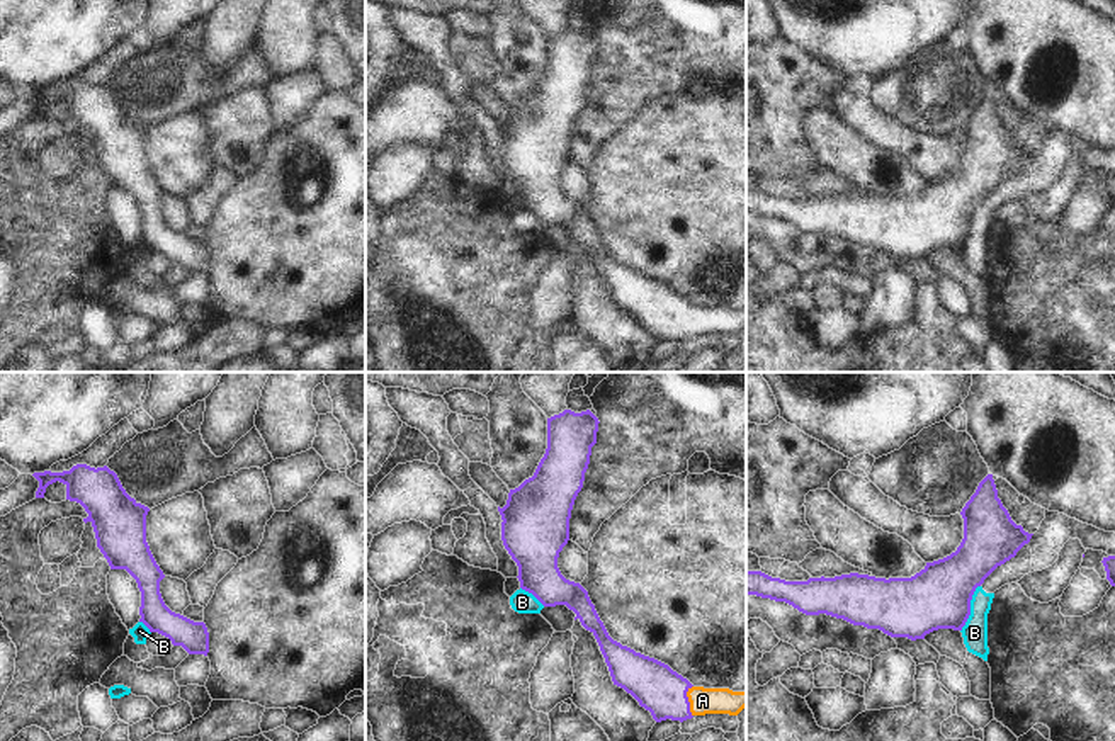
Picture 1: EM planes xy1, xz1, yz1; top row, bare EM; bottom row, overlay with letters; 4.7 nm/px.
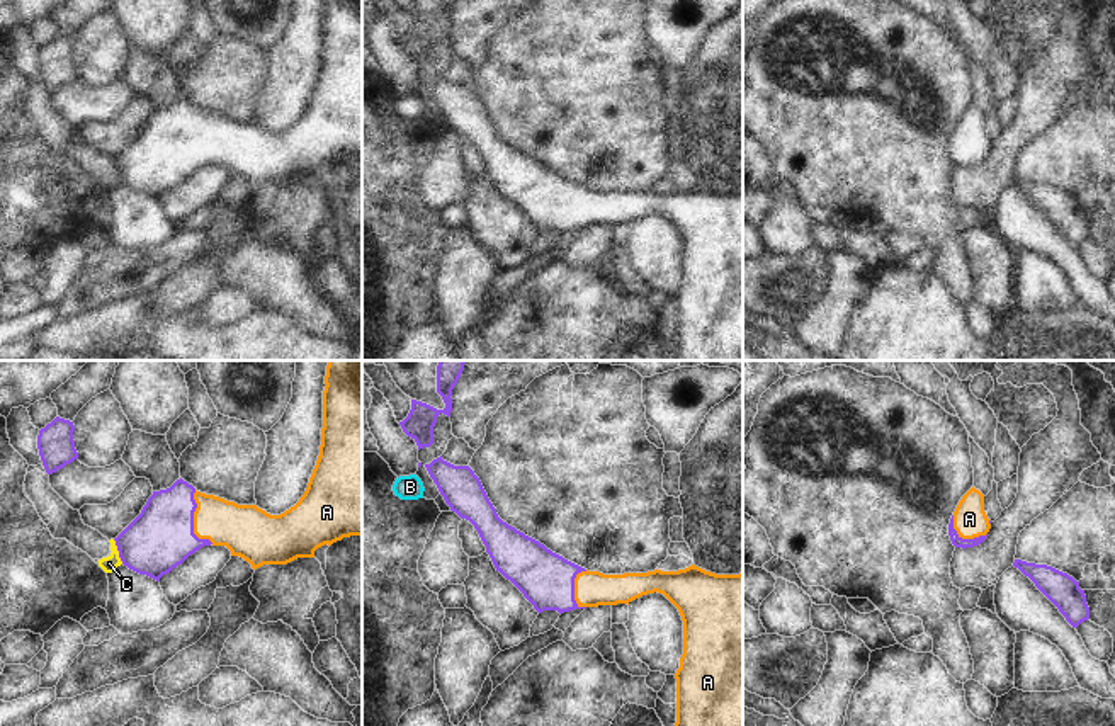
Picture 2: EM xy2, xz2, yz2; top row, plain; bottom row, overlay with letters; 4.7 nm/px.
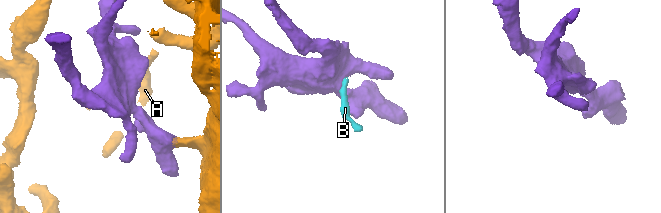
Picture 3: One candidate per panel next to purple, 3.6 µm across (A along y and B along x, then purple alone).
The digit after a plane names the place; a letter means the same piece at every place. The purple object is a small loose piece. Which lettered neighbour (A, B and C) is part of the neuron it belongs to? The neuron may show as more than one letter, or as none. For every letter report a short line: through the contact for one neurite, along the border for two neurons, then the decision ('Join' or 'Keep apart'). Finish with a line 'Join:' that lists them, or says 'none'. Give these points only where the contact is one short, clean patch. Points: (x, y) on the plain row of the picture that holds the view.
A: Line: xy2 (162, 155), (175, 141), (192, 140), (216, 140), (243, 148). Join
B: Line: yz1 (979, 204), (971, 220), (971, 233), (961, 250). Keep apart
C: Keep apart
Join: A.

